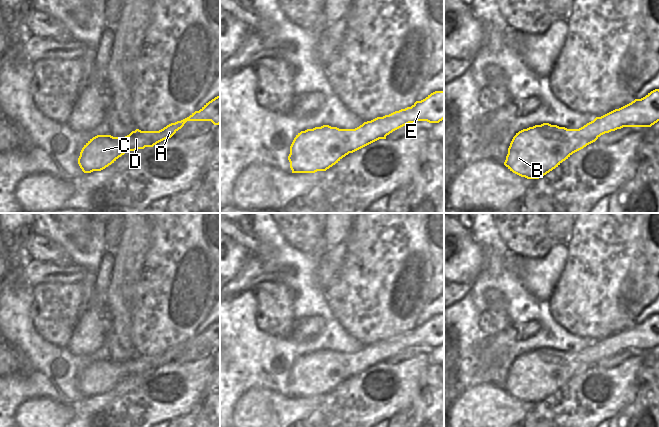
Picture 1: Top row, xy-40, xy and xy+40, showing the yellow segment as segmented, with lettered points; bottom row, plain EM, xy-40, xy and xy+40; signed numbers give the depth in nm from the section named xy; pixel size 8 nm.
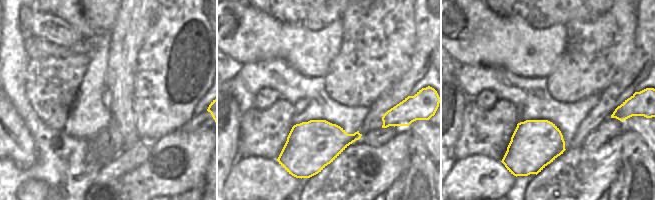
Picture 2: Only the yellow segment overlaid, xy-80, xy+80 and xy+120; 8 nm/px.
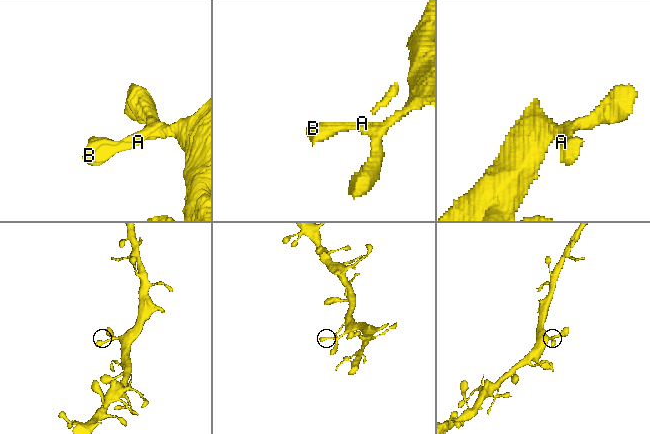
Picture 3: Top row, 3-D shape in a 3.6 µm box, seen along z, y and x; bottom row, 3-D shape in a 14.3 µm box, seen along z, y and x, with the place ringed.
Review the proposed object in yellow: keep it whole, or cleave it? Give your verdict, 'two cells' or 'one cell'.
one cell

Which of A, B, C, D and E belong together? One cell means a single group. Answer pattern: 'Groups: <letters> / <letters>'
Groups: A B C D E

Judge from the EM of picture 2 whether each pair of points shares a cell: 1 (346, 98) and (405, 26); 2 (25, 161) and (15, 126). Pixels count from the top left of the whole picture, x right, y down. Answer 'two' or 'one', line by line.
1: one
2: one

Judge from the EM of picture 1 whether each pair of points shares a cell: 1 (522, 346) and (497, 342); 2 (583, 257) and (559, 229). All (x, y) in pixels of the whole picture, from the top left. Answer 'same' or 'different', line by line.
1: different
2: different

